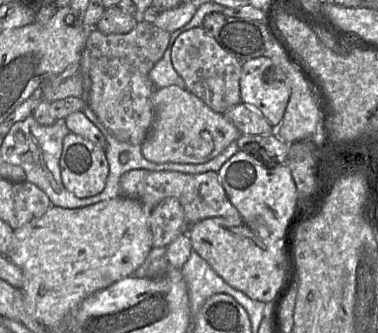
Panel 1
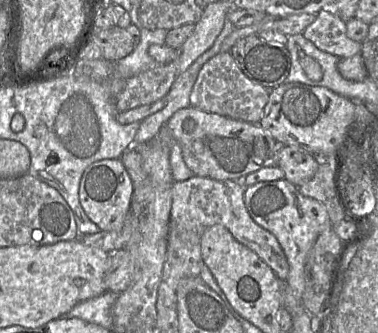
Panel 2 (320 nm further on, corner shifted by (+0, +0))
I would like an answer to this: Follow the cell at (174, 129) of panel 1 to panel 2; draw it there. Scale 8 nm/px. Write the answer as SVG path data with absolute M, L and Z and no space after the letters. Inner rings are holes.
M192 106L176 111L167 121L180 145L183 160L196 175L218 181L238 180L263 167L278 166L280 144L260 124L248 123Z

